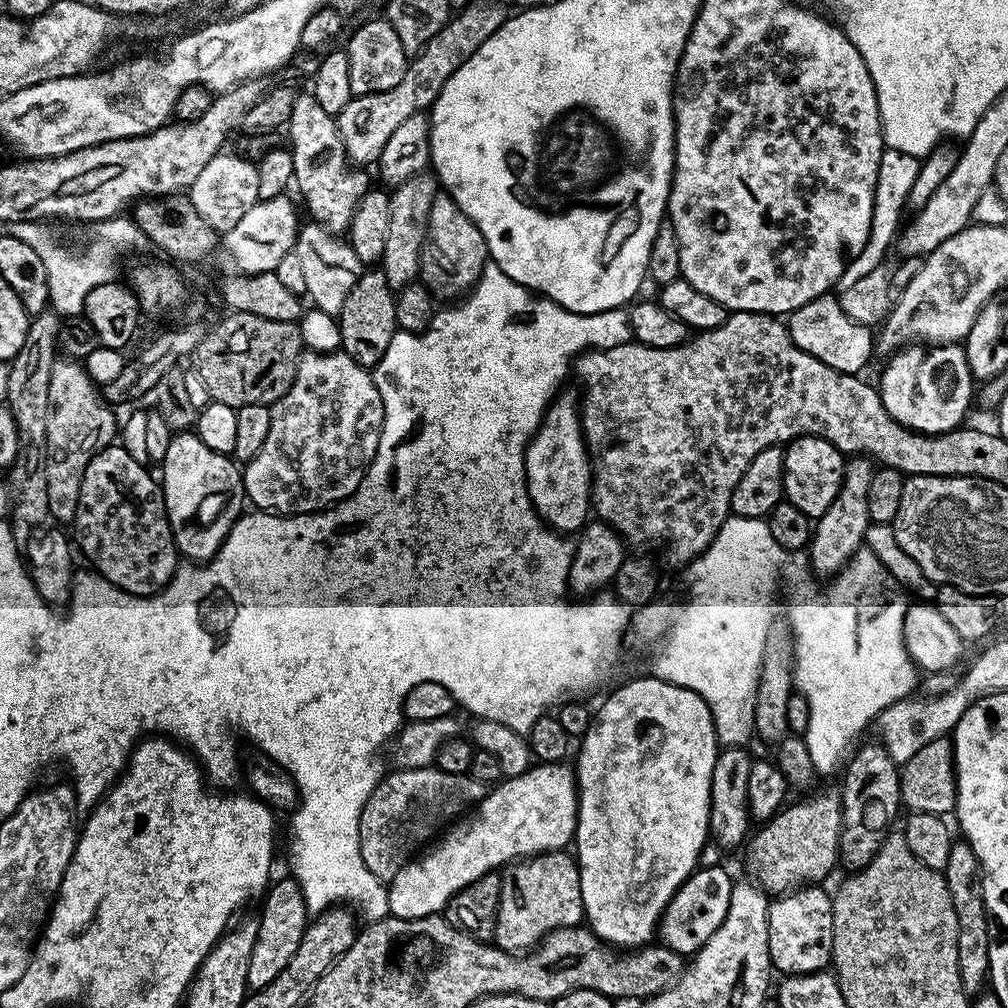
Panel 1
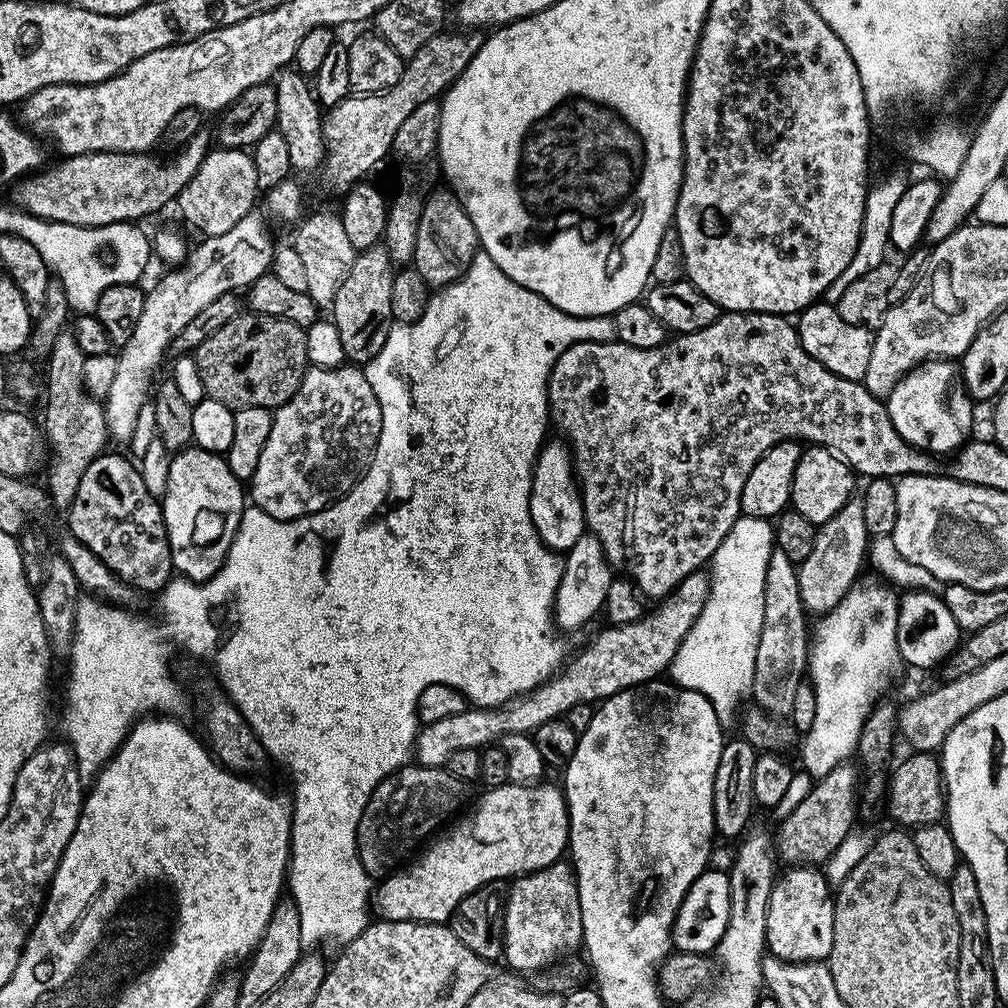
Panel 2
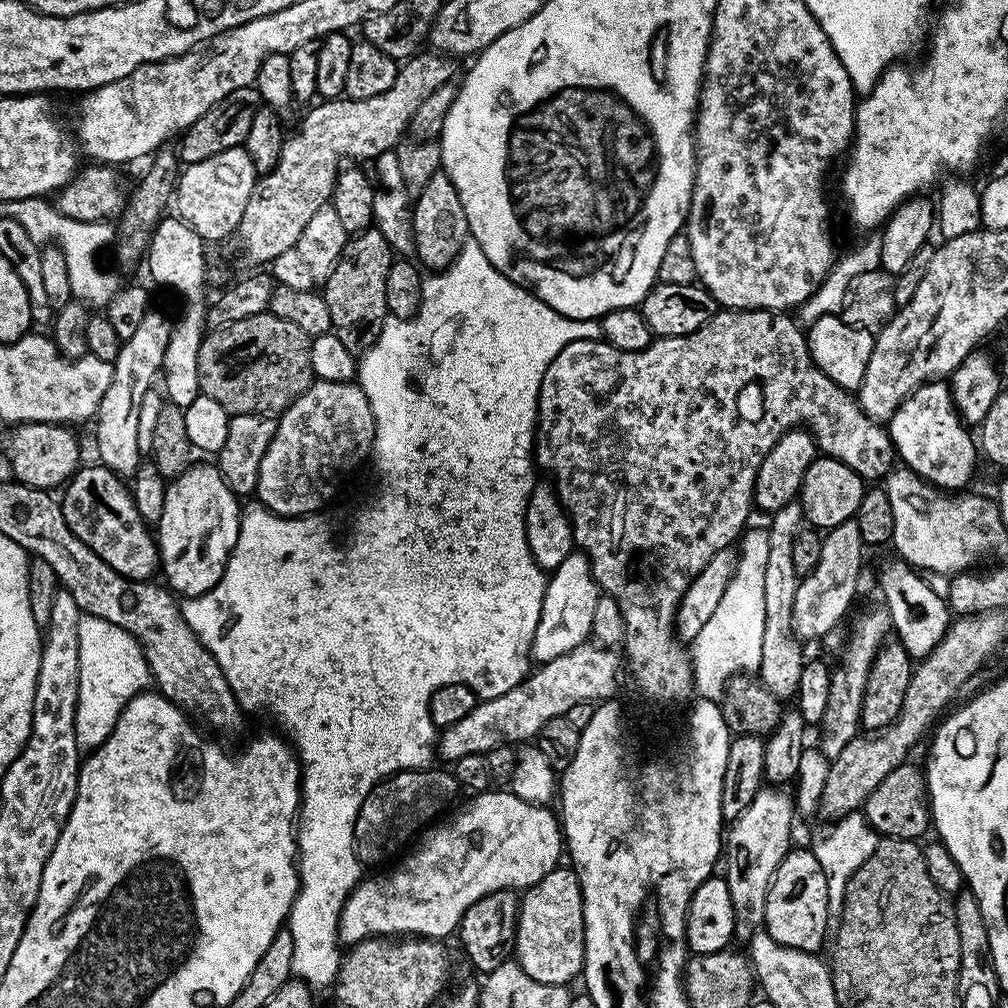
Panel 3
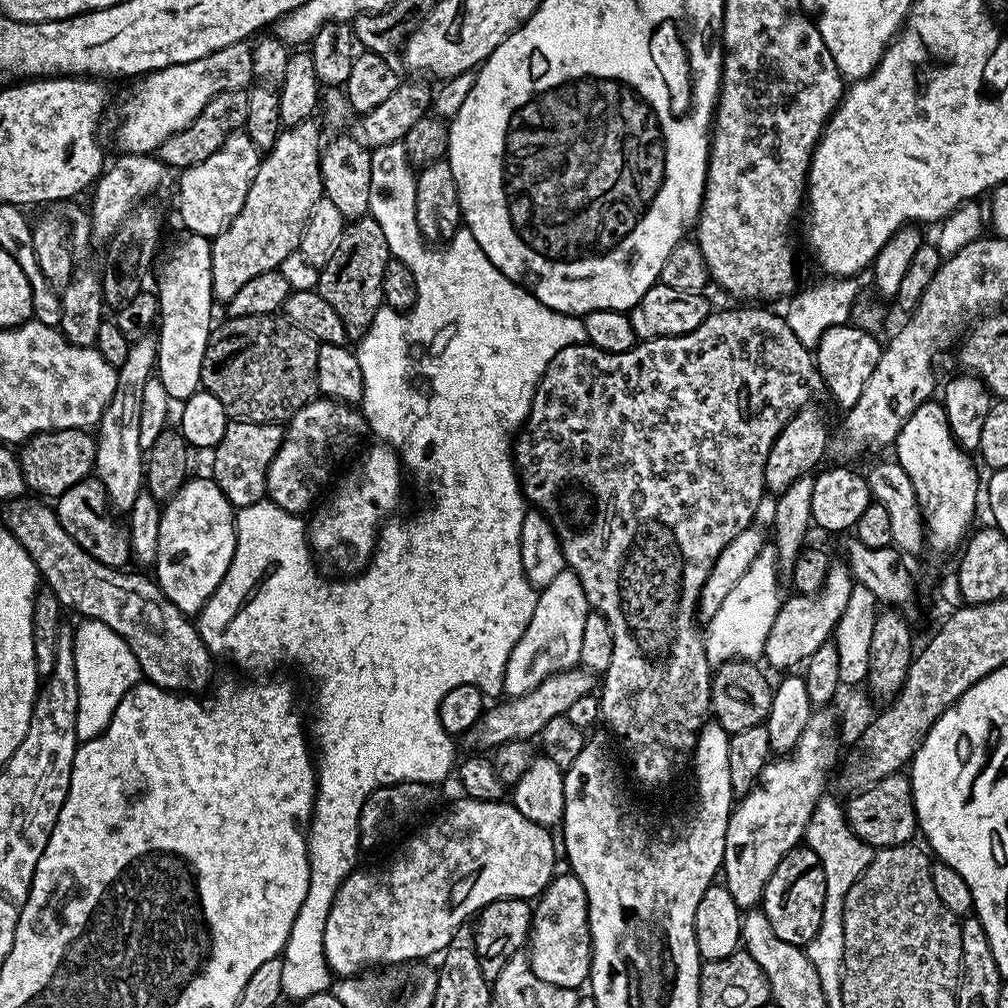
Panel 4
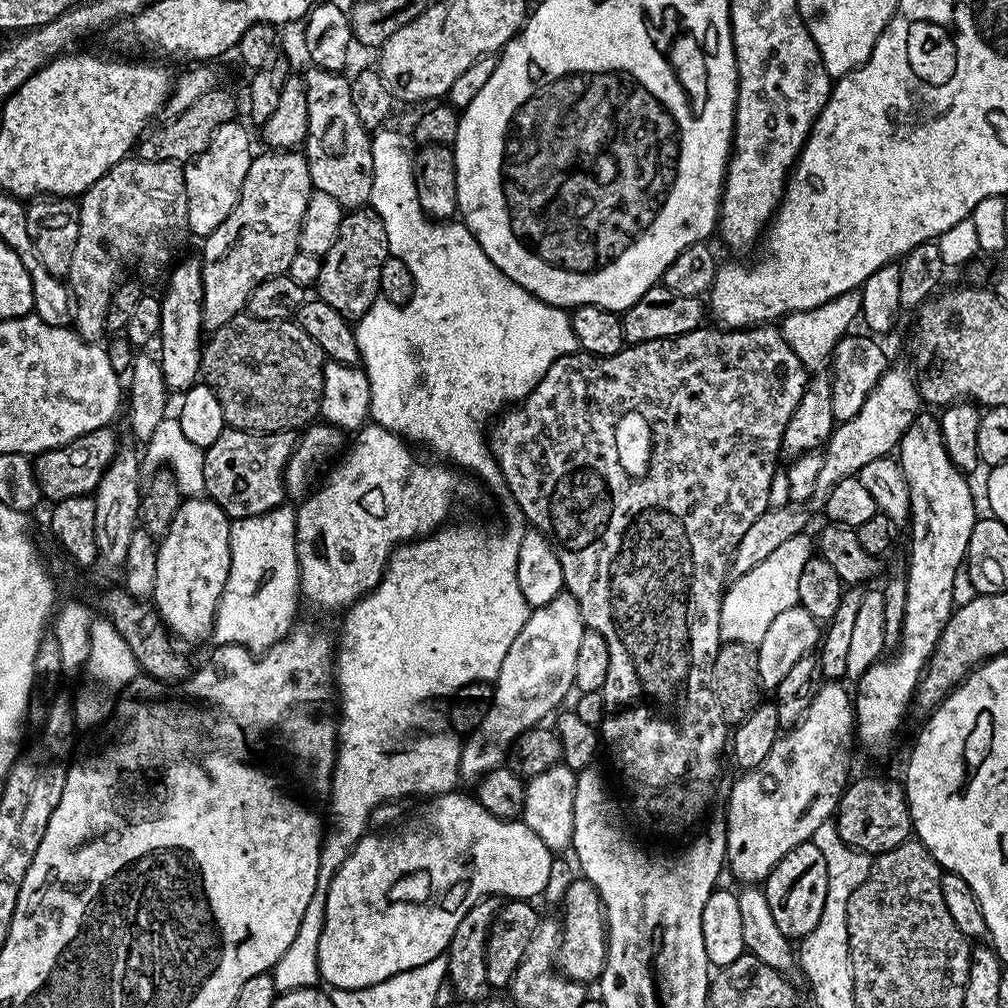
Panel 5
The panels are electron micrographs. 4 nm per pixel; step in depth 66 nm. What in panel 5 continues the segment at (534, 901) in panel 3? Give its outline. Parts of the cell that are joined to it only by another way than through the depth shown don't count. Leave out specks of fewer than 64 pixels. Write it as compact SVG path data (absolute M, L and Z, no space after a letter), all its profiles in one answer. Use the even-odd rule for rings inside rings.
M577 878L564 892L564 920L560 929L560 945L556 947L555 967L569 980L592 986L599 981L607 953L608 937L598 890L588 880Z

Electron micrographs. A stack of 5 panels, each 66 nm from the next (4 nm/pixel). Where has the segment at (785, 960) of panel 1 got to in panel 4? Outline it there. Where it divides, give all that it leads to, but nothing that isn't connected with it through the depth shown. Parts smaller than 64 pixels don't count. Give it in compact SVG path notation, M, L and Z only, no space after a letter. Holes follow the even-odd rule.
M797 846L788 851L778 862L762 901L762 910L770 918L770 926L782 942L805 946L811 942L822 925L823 903L826 902L826 876L822 862L814 850L807 846Z

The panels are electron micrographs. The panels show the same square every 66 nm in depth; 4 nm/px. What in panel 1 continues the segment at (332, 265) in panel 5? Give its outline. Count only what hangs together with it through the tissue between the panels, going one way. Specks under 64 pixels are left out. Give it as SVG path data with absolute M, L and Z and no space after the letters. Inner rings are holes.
M366 270L358 278L354 290L350 290L340 315L340 348L358 366L372 370L386 354L386 346L394 338L396 327L396 297L394 290L386 282L386 274L379 270Z

